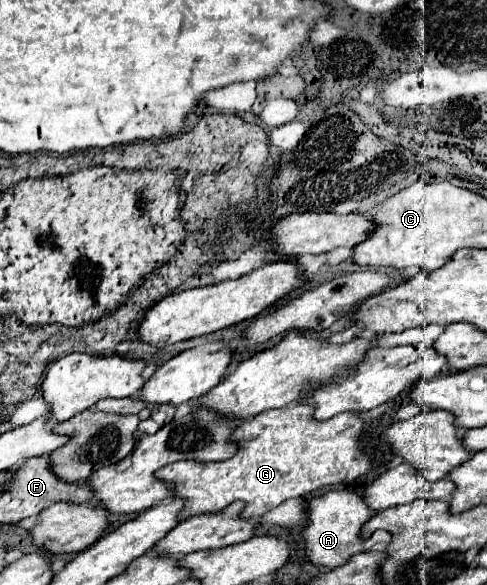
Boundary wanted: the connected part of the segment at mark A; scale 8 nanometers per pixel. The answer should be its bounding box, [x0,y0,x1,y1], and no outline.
[303,489,391,569]

